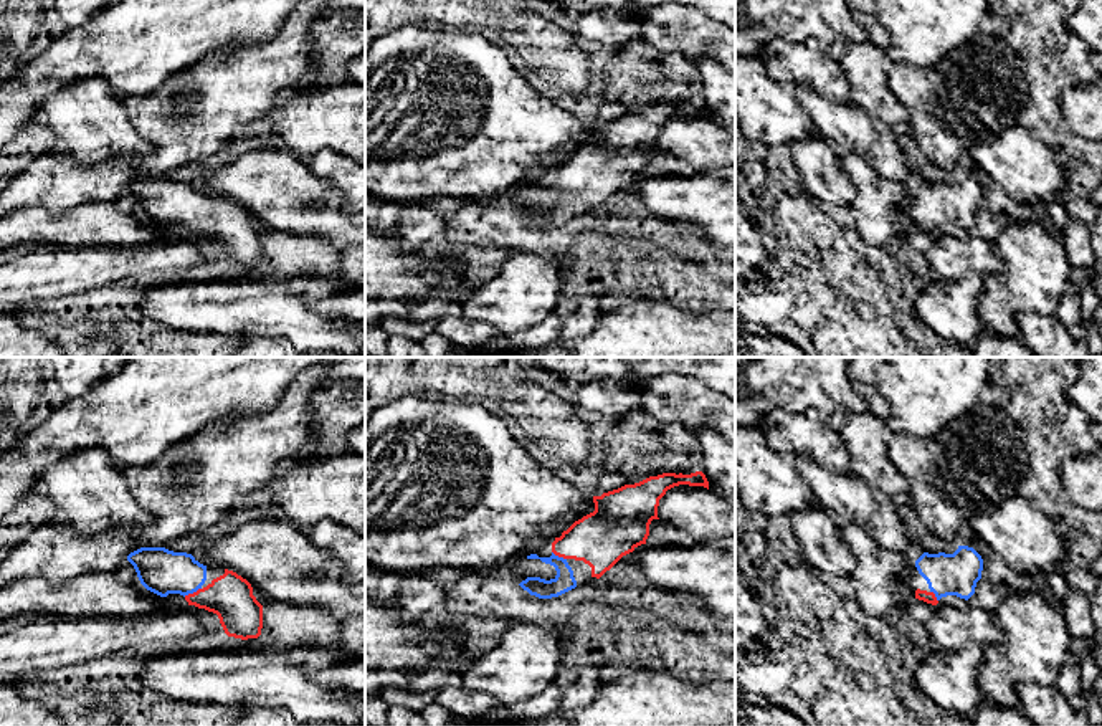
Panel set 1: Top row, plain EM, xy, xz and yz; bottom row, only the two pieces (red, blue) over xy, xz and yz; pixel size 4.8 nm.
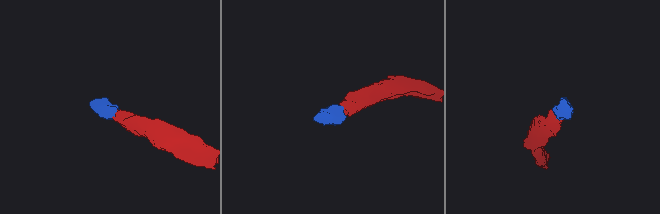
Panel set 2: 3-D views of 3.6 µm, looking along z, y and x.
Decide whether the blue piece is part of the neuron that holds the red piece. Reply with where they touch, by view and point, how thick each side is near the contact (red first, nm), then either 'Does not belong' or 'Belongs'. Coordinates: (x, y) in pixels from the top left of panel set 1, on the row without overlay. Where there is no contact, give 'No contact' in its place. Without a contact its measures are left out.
Touches red at xy (194, 222). Thickness 220 nm (red) against 220 nm. Belongs

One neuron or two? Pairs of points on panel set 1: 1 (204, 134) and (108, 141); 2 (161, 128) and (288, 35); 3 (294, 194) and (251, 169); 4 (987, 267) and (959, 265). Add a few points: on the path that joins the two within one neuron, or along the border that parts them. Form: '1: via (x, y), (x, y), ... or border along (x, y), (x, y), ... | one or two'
1: border along (123, 105), (132, 126), (147, 141) | two
2: via (194, 128), (204, 128), (263, 68) | one
3: via (284, 194), (261, 179) | one
4: via (980, 265), (965, 265) | one

